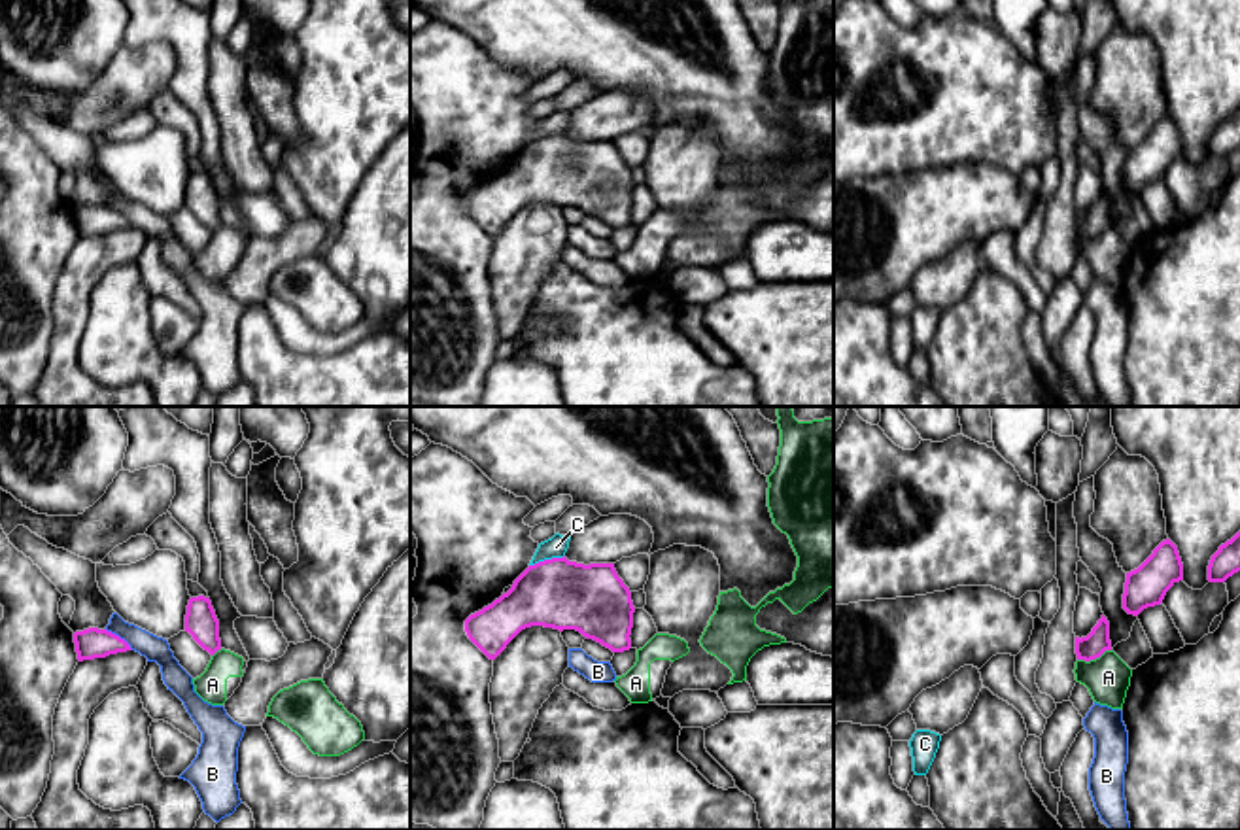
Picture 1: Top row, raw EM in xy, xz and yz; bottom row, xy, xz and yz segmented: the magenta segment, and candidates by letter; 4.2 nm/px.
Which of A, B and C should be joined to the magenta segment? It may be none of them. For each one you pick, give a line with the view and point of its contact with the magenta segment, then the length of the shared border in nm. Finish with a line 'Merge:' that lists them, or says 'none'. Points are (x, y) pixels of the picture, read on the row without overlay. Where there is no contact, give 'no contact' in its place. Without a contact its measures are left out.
Merge: none

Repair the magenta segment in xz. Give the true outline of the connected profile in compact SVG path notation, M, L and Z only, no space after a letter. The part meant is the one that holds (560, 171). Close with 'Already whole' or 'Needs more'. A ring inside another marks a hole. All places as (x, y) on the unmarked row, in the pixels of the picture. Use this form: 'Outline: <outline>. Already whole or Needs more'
Outline: M552 134L529 142L512 164L465 197L469 216L495 236L525 204L577 206L612 229L631 225L631 168L614 140Z. Already whole

